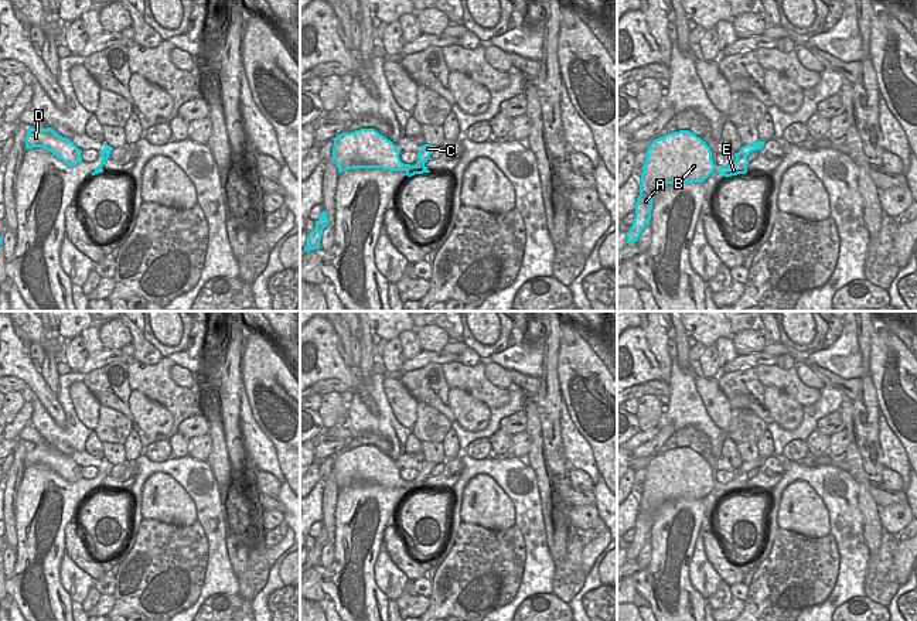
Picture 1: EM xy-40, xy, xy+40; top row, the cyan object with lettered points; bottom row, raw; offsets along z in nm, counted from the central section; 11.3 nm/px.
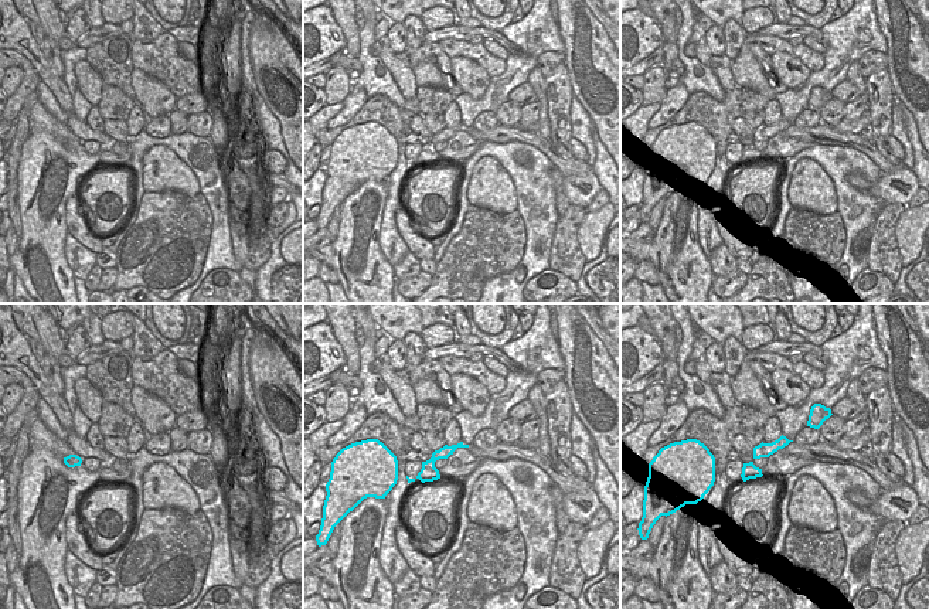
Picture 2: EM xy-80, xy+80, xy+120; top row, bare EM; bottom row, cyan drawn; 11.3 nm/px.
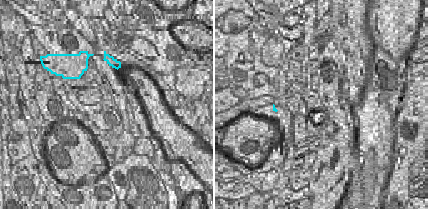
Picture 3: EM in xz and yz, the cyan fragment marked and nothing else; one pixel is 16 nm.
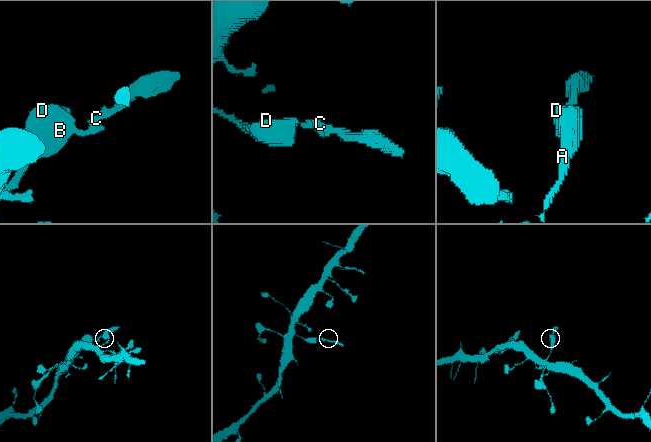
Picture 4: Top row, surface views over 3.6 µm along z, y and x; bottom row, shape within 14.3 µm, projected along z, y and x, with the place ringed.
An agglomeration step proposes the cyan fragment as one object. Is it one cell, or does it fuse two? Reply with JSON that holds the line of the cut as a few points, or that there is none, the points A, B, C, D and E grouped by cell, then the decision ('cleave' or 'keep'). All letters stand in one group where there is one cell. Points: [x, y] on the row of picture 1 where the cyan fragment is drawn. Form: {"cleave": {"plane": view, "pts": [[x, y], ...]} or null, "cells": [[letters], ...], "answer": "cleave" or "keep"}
{"cleave": {"plane": "xy", "pts": [[401, 161], [396, 170]]}, "cells": [["A", "B", "D"], ["C", "E"]], "answer": "cleave"}

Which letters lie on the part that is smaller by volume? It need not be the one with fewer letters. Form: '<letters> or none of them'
C, E

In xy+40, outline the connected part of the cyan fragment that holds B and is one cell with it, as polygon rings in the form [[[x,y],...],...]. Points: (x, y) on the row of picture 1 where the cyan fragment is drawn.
[[[679,130],[655,139],[642,166],[640,195],[627,243],[638,240],[651,219],[652,198],[667,184],[703,182],[715,170],[710,147],[695,133]]]

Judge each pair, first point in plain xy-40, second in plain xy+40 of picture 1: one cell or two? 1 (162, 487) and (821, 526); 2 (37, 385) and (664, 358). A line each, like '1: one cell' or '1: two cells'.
1: one cell
2: two cells

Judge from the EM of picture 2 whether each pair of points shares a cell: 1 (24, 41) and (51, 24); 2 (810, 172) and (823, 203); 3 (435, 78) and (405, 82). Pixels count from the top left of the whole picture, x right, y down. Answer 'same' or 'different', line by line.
1: different
2: same
3: different

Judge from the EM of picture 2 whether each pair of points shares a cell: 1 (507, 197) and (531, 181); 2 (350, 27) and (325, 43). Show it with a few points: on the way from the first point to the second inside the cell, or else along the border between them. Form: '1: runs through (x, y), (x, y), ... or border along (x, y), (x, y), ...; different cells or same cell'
1: border along (499, 163), (511, 179), (517, 208); different cells
2: border along (332, 14), (342, 30), (346, 48); different cells

